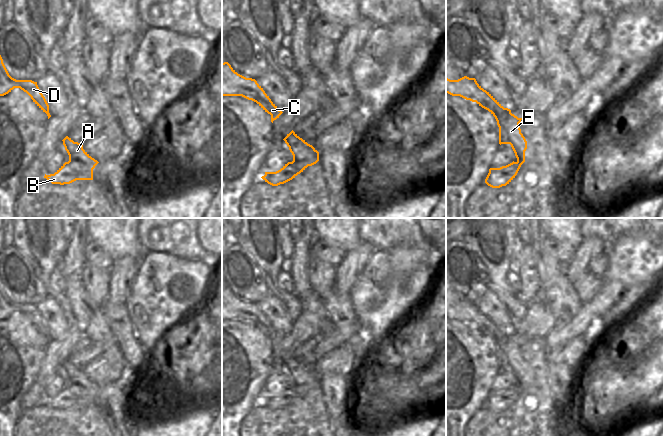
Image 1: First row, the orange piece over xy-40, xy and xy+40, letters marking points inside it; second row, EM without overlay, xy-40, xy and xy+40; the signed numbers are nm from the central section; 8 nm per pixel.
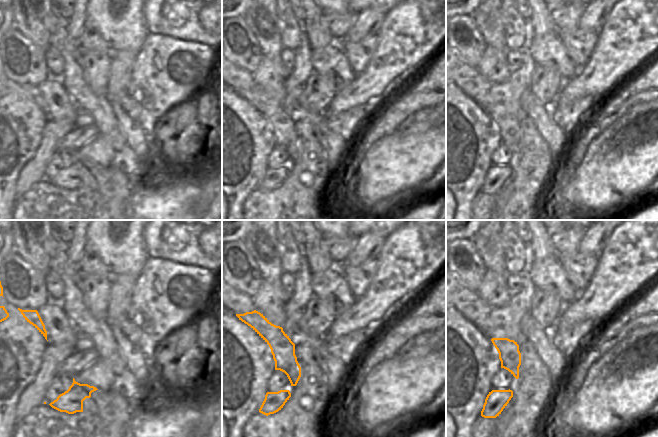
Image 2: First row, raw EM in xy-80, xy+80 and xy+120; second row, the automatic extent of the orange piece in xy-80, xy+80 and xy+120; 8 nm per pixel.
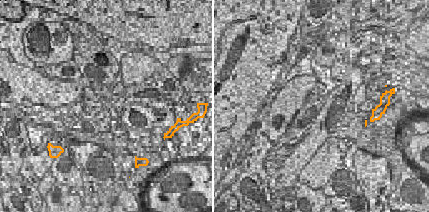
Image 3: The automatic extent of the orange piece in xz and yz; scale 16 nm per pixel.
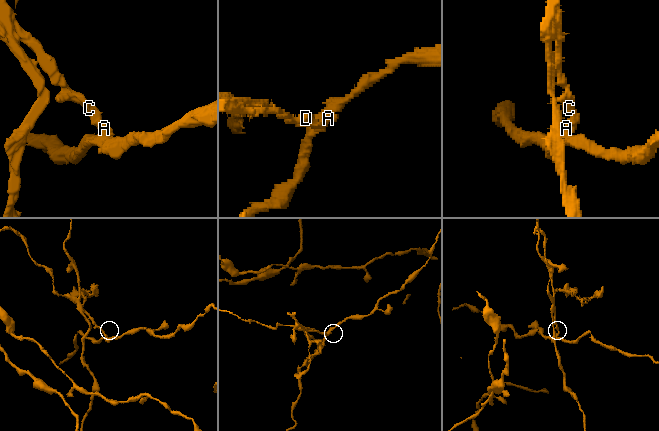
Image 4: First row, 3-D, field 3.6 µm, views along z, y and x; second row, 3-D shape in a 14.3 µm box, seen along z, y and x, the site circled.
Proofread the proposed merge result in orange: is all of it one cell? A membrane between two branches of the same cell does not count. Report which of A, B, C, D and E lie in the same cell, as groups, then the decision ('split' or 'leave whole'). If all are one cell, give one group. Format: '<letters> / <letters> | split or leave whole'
A C D E / B | split

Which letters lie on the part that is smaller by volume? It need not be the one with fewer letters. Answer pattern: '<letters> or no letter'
B

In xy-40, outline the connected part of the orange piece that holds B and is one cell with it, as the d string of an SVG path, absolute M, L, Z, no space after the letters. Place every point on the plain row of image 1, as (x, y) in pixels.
M76 384L65 386L54 398L46 399L46 402L52 408L70 408L85 397L85 389Z

